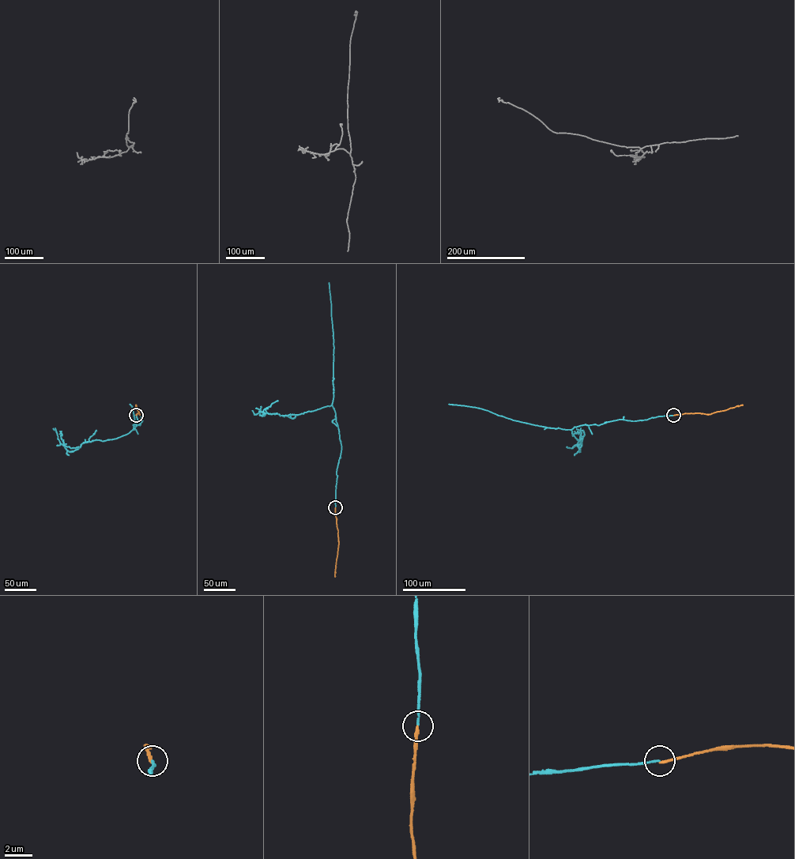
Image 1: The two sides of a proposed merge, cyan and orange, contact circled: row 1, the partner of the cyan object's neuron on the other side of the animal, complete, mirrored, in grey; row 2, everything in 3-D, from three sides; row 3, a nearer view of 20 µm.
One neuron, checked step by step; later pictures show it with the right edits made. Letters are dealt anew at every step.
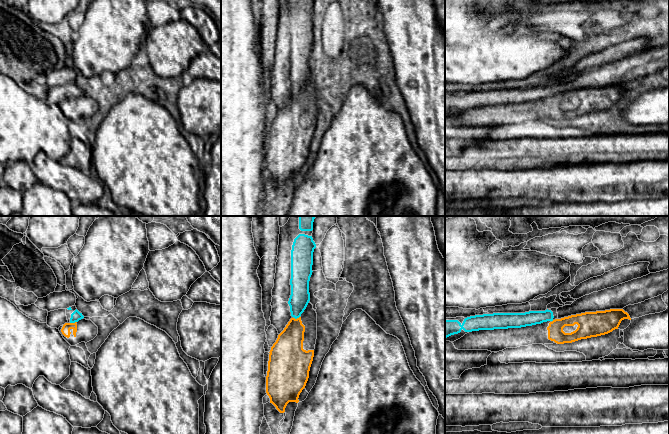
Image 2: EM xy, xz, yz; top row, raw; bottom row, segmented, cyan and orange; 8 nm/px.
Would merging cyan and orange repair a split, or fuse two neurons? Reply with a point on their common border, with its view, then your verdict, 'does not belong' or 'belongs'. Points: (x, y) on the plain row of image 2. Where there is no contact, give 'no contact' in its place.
meets cyan in xy at (73, 98); does not belong

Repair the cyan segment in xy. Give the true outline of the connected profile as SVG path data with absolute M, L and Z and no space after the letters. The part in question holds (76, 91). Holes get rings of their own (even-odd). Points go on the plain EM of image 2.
M76 82L69 83L67 85L58 85L48 88L47 101L51 104L59 104L65 99L75 99L84 95L82 89L80 89Z

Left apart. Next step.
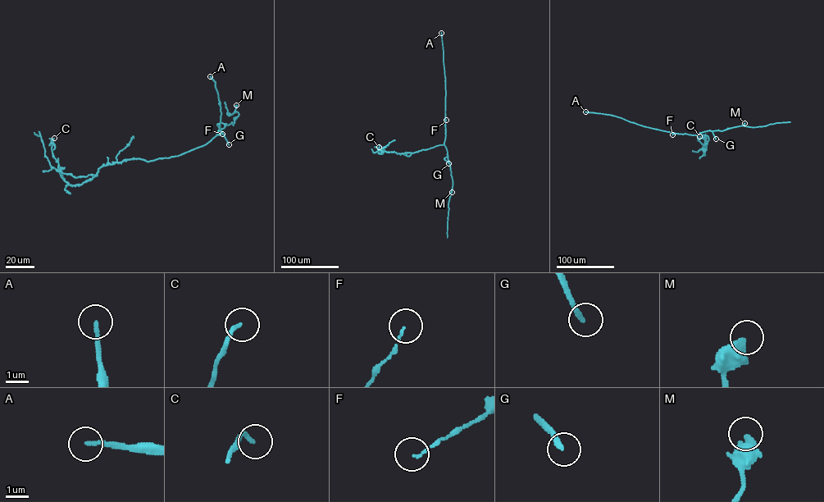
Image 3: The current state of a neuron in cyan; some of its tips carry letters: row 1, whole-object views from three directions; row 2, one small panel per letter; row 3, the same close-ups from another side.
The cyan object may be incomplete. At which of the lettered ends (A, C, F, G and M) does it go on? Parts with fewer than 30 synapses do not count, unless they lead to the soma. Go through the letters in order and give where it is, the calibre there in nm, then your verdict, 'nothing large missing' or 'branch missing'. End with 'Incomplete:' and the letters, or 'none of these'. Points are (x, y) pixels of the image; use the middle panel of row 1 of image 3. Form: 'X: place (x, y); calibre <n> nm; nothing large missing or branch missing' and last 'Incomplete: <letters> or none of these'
A: place (441, 33); calibre 170 nm; branch missing
C: place (379, 147); calibre 170 nm; nothing large missing
F: place (446, 120); calibre 70 nm; nothing large missing
G: place (448, 163); calibre 240 nm; branch missing
M: place (452, 192); calibre 500 nm; nothing large missing
Incomplete: A, G

